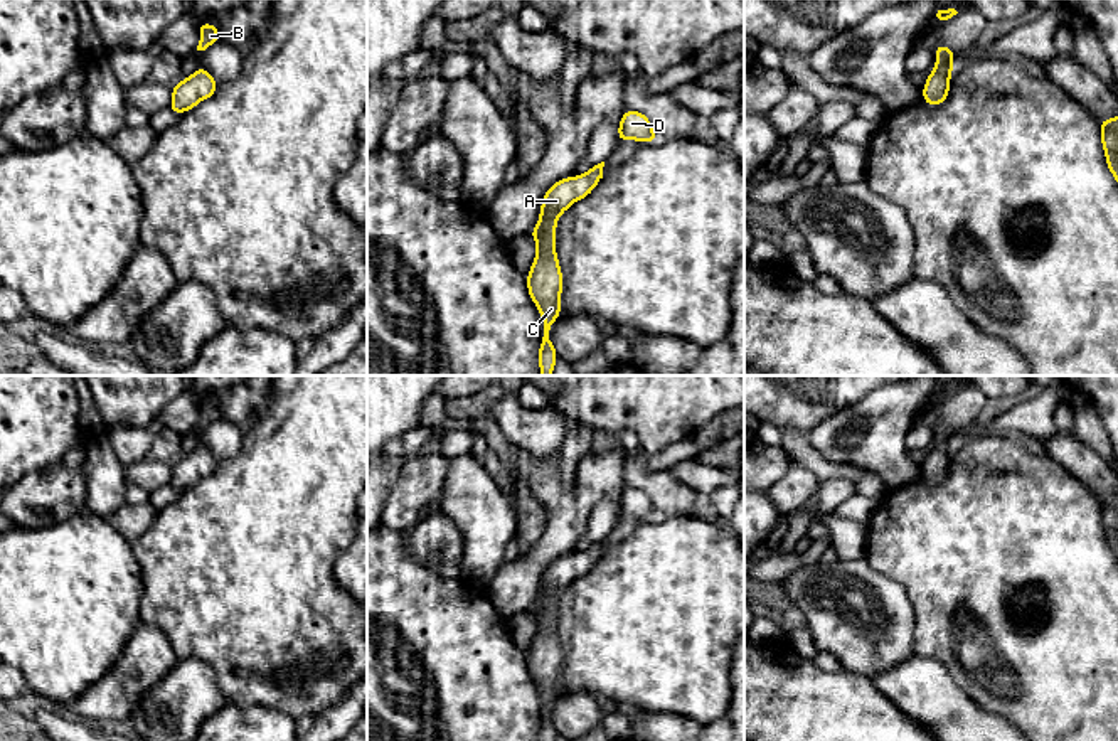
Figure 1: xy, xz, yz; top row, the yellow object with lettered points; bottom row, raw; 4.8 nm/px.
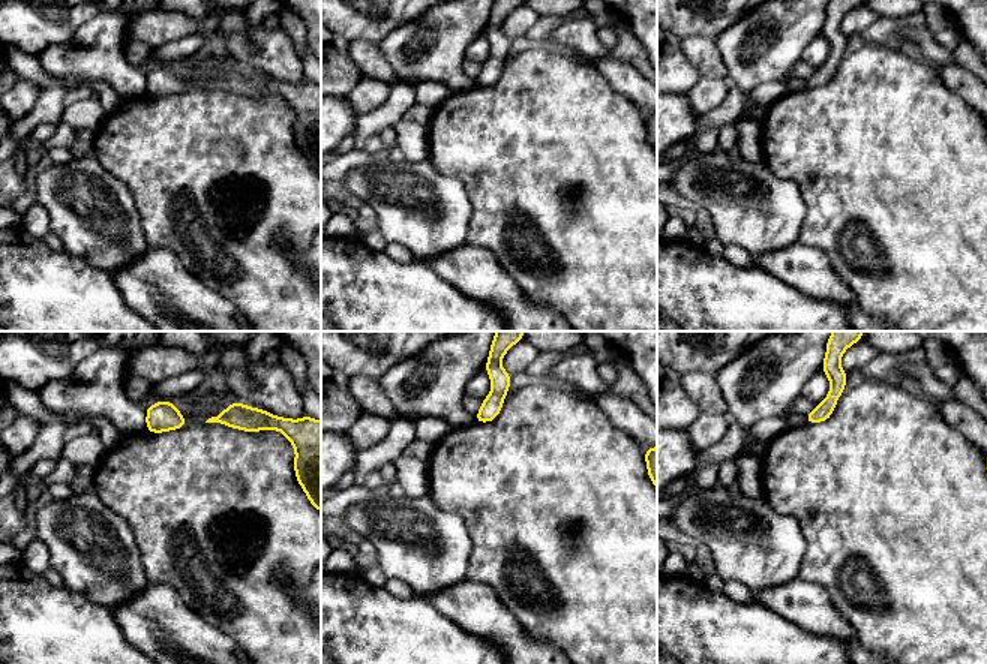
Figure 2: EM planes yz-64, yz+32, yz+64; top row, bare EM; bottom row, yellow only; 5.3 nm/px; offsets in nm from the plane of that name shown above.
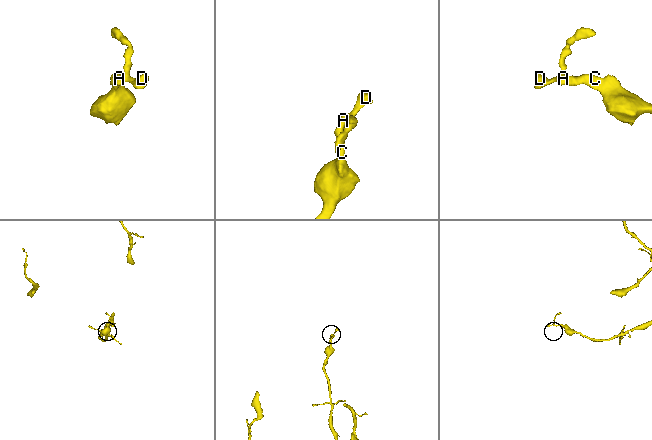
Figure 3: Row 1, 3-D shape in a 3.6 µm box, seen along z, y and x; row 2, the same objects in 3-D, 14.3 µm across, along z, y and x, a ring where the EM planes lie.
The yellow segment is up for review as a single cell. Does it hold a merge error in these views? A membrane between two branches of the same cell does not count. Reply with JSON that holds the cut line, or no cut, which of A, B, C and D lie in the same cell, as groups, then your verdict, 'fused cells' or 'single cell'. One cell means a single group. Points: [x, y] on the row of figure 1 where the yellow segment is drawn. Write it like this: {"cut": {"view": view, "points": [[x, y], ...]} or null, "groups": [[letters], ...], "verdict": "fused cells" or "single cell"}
{"cut": null, "groups": [["A", "B", "C", "D"]], "verdict": "single cell"}

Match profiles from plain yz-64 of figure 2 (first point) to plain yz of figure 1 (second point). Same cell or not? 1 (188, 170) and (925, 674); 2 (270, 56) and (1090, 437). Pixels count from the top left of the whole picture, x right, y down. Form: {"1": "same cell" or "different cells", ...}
{"1": "different cells", "2": "different cells"}

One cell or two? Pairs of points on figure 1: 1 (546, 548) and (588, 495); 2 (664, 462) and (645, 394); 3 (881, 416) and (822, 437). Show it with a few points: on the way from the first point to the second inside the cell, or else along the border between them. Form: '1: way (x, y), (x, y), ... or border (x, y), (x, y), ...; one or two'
1: way (559, 534), (574, 509); one
2: border (687, 438), (649, 455); two
3: way (866, 430), (856, 437), (837, 437); one

